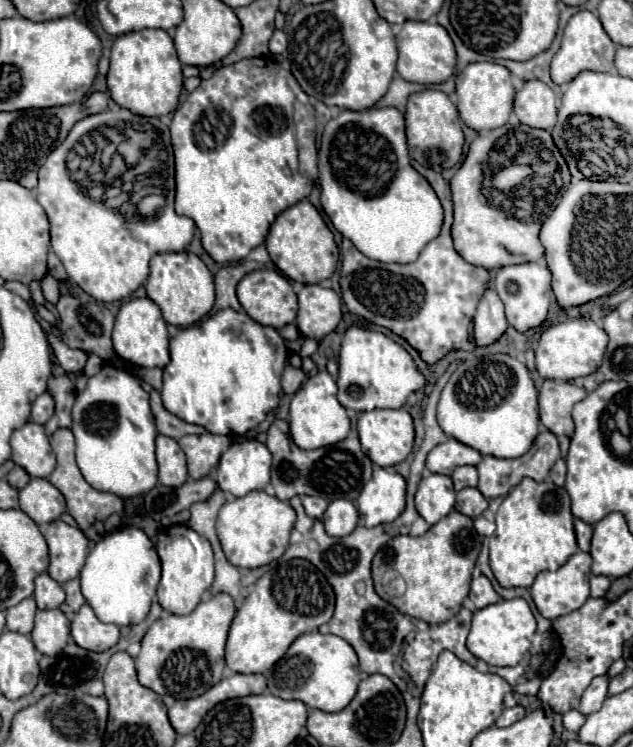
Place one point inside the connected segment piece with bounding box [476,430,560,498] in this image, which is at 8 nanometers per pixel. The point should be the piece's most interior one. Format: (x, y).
(497, 477)

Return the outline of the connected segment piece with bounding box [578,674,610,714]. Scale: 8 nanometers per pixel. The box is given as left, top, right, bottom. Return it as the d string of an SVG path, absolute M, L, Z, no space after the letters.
M602 674L602 676L596 676L592 682L590 682L590 686L586 688L586 692L584 692L584 696L582 696L582 704L580 704L580 712L582 714L592 714L592 712L596 712L600 706L602 706L602 702L606 700L606 696L608 696L608 684L610 684L610 676L608 674Z

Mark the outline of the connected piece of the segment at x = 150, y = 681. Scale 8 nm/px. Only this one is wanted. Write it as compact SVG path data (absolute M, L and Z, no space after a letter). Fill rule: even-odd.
M216 594L206 602L200 602L196 606L196 610L188 616L176 616L176 614L164 614L162 618L158 618L148 632L144 634L142 640L142 650L136 658L136 672L138 672L138 680L142 686L154 690L156 694L164 696L170 694L172 698L196 698L200 694L204 694L206 690L210 690L214 684L218 684L218 680L222 678L222 670L224 670L224 644L226 644L226 636L228 636L228 628L230 622L236 614L234 608L234 600L226 594Z

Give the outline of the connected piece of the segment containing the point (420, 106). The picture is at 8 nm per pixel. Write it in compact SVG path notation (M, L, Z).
M440 90L414 92L408 98L404 118L406 118L406 138L408 138L410 158L414 158L416 162L434 172L452 168L462 160L462 146L464 146L462 120L458 116L456 106L444 92Z

